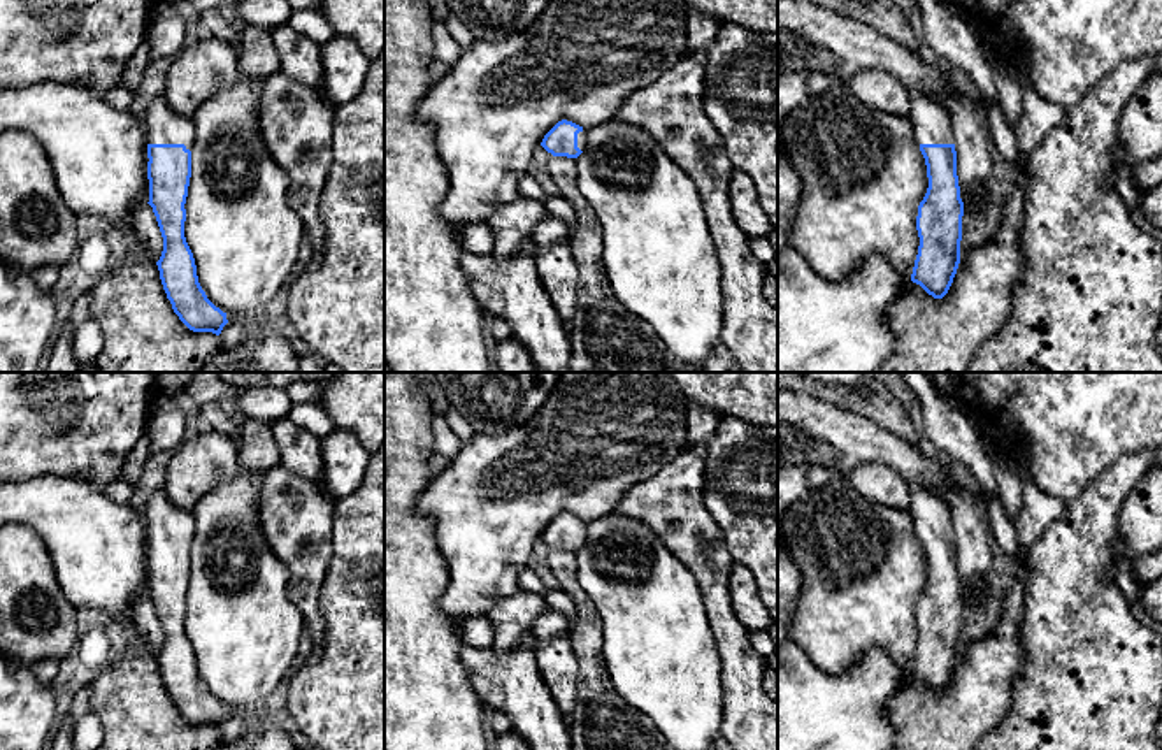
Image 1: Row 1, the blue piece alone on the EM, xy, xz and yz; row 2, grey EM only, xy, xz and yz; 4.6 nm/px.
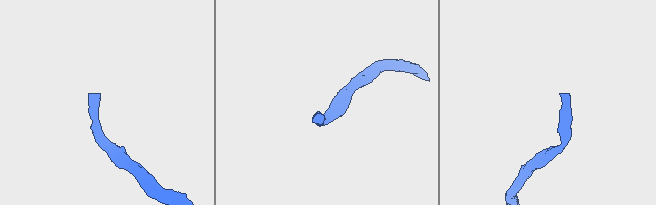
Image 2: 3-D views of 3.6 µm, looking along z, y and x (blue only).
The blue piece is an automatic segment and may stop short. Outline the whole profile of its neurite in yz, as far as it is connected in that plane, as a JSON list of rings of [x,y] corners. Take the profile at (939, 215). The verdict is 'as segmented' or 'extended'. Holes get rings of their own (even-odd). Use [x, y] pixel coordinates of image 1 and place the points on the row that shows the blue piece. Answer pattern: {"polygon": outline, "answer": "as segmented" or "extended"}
{"polygon": [[[907,88],[913,135],[925,158],[929,188],[918,206],[920,237],[911,281],[934,299],[943,299],[960,263],[964,202],[957,176],[955,132],[943,104],[932,95]]], "answer": "extended"}

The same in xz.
{"polygon": [[[562,119],[544,135],[541,146],[553,156],[577,158],[586,148],[586,128]]], "answer": "extended"}

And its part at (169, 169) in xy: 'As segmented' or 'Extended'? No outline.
Extended

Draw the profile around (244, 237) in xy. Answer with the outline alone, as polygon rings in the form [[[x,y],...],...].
[[[240,76],[232,86],[211,95],[191,116],[195,144],[191,148],[191,177],[184,204],[184,237],[195,258],[202,290],[226,314],[267,309],[293,270],[304,239],[304,223],[286,200],[291,179],[270,156],[262,139],[258,111],[263,79]]]

